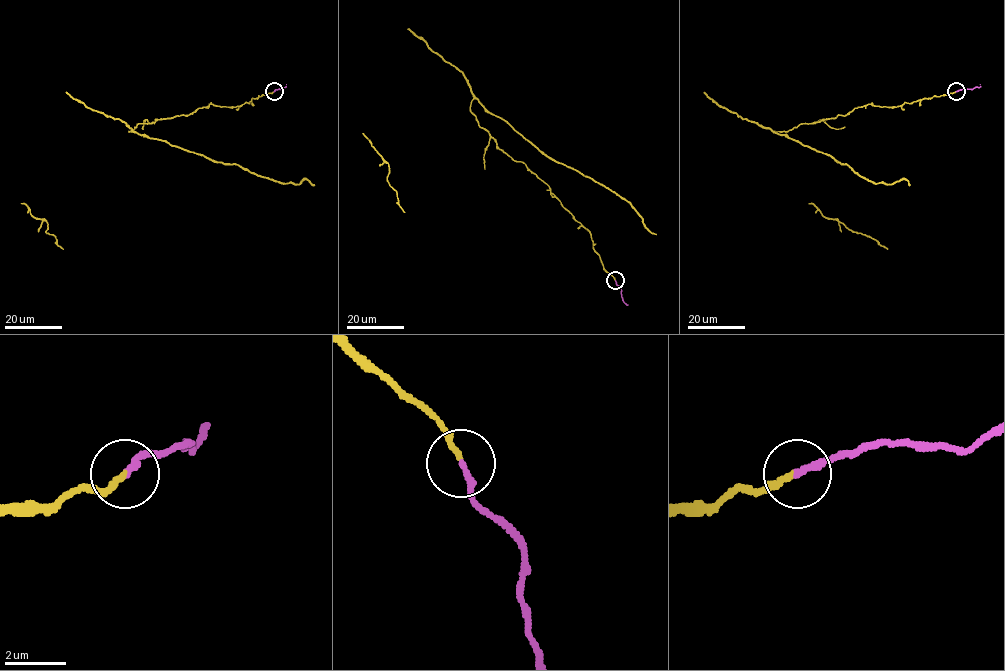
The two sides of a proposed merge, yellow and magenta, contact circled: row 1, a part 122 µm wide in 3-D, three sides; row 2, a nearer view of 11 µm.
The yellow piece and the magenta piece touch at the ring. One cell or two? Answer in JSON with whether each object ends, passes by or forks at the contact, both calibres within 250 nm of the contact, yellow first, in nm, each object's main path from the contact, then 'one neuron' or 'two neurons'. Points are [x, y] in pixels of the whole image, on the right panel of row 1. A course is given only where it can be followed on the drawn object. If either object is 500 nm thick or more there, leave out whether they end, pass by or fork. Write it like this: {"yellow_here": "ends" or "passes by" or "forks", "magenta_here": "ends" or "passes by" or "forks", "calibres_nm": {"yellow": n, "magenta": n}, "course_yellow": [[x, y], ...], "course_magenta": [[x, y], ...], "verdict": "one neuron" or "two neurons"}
{"yellow_here": "ends", "magenta_here": "ends", "calibres_nm": {"yellow": 180, "magenta": 240}, "course_yellow": [[955, 91], [896, 107], [858, 106], [844, 116], [774, 131], [827, 154], [873, 183], [905, 179], [910, 185]], "course_magenta": [[956, 91], [973, 89], [980, 84]], "verdict": "two neurons"}

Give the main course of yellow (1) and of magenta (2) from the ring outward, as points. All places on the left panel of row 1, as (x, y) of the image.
1: (273, 91), (249, 103), (210, 104), (129, 131), (280, 183), (307, 179), (314, 185)
2: (273, 91), (286, 84)

